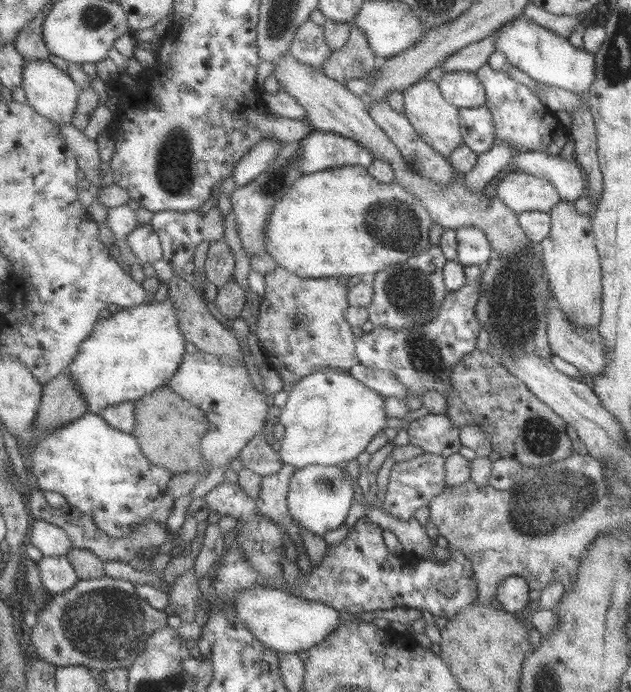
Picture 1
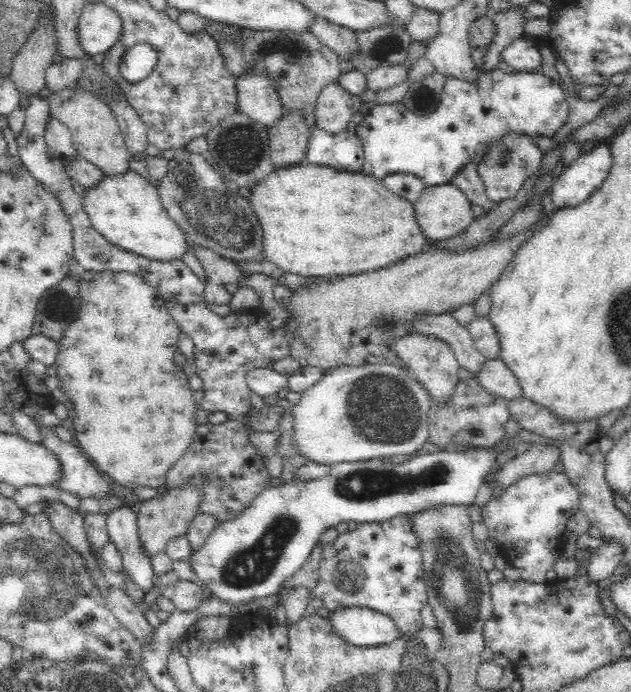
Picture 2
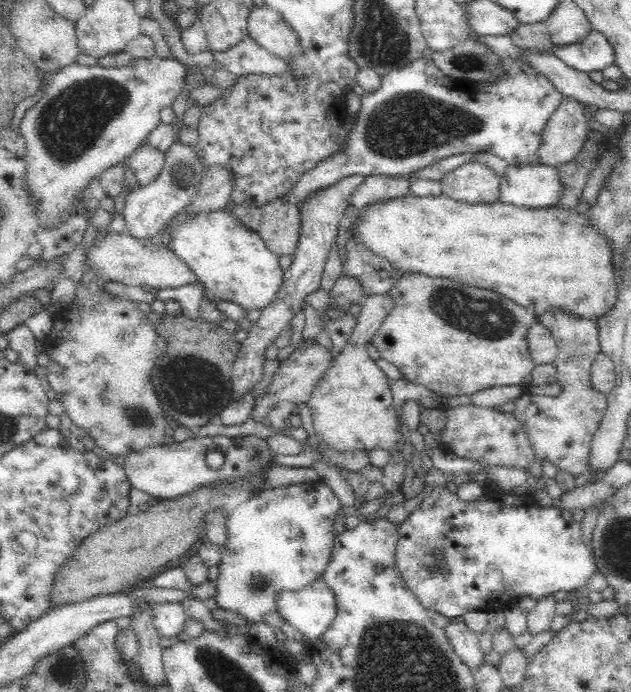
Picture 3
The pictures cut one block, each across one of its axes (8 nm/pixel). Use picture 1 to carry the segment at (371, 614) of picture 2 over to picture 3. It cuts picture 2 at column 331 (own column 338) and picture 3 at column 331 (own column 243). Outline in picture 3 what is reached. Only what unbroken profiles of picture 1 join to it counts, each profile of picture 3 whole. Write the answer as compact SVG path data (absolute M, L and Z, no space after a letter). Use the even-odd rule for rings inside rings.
M318 576L312 581L296 591L282 590L274 600L280 616L310 642L320 638L336 616L333 591L323 577Z

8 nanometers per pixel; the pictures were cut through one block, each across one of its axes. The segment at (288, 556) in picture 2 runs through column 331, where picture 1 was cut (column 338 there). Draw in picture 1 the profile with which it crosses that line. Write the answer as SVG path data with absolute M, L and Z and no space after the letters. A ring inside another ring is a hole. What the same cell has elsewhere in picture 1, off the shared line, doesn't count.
M311 464L297 469L291 480L291 490L288 495L288 507L296 524L325 536L331 530L337 530L345 524L351 506L356 502L355 488L347 478L343 465L323 466Z

